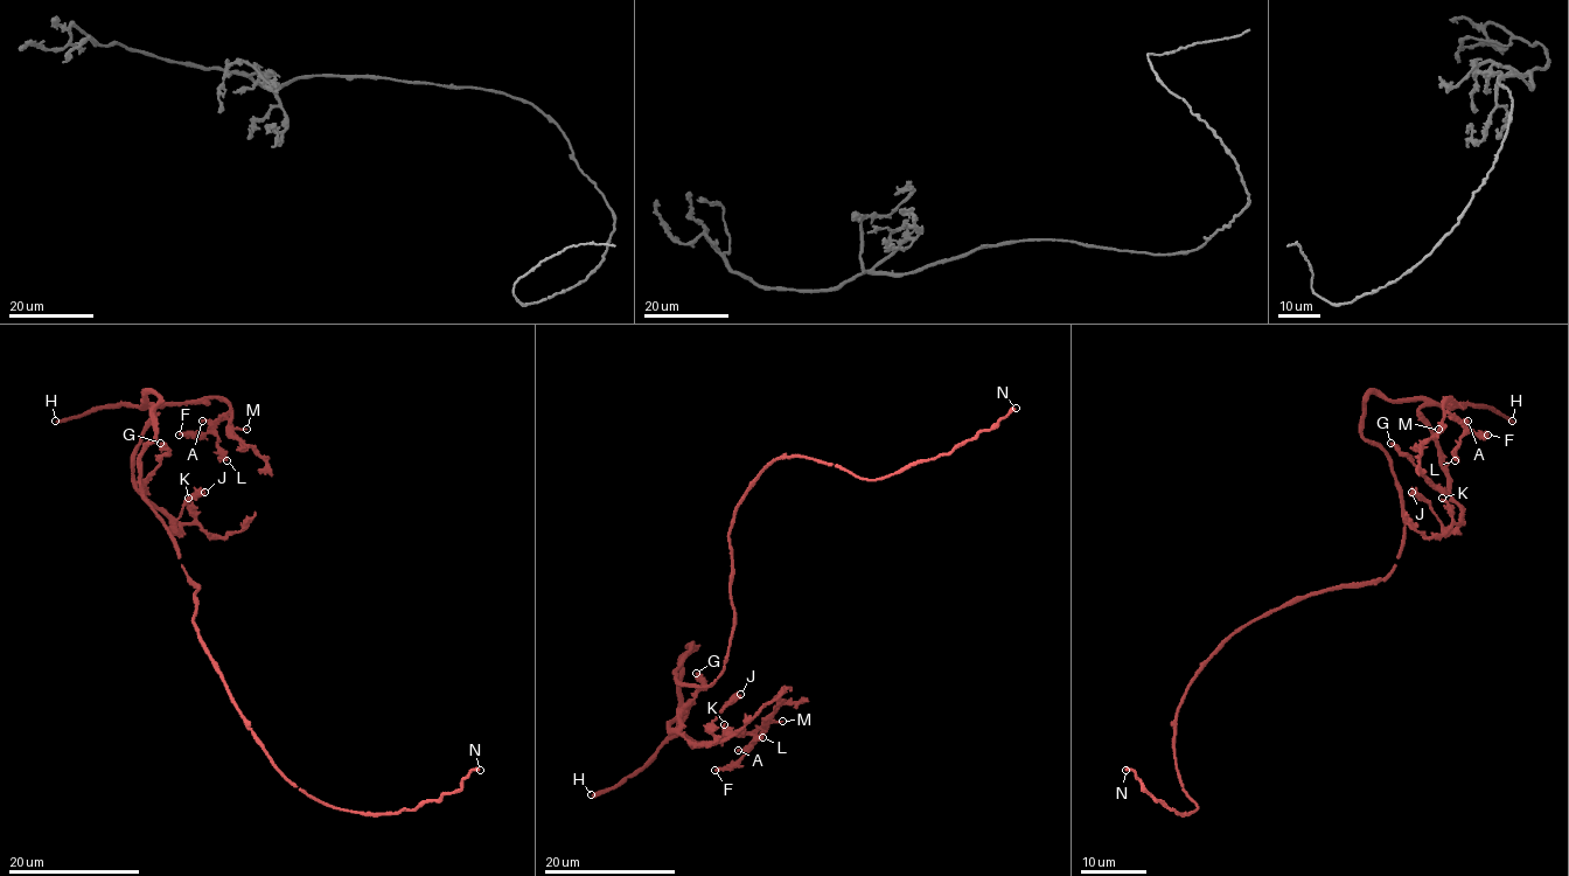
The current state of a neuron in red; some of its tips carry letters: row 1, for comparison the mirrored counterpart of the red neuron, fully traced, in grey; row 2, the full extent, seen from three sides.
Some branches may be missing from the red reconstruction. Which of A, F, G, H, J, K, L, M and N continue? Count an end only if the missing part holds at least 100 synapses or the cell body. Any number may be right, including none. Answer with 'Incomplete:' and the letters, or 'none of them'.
Incomplete: H

